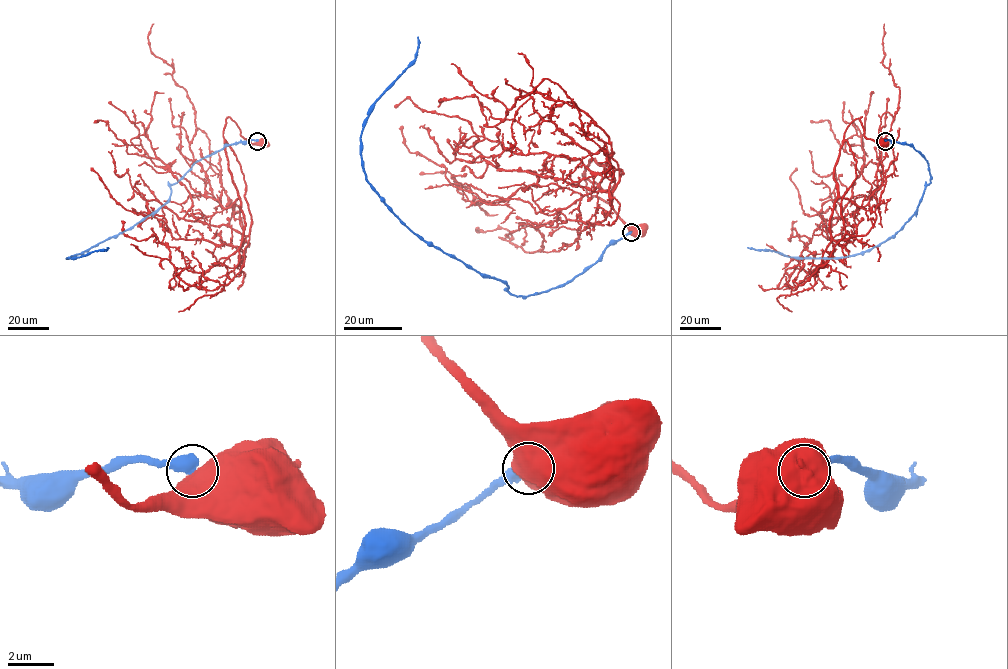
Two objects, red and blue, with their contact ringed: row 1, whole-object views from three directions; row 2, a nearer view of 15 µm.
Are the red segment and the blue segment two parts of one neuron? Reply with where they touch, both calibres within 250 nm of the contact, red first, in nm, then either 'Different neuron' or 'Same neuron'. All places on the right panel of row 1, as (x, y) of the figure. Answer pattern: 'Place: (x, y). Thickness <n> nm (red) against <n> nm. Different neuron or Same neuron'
Place: (885, 141). Thickness 950 nm (red) against 600 nm. Different neuron

